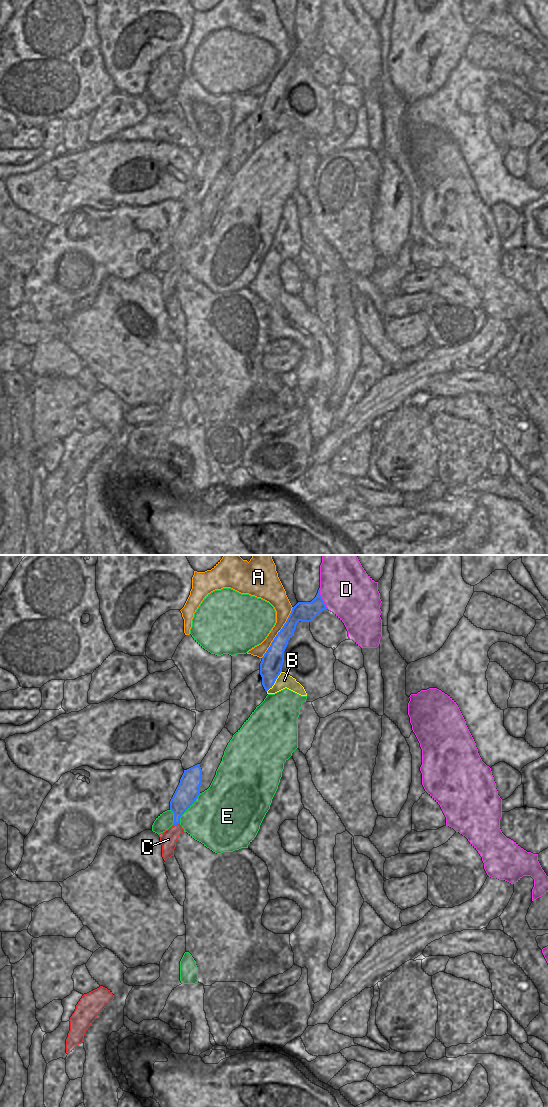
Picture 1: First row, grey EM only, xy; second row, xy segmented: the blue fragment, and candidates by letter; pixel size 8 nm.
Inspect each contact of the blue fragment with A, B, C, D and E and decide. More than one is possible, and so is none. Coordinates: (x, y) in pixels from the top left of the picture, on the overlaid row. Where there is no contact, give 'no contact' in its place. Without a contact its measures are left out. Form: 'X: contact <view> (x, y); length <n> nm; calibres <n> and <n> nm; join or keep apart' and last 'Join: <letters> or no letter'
A: contact xy (279, 632); length 480 nm; calibres 170 and 140 nm; keep apart
B: contact xy (275, 680); length 200 nm; calibres 180 and 120 nm; keep apart
C: contact xy (175, 824); length 80 nm; calibres 180 and 130 nm; join
D: contact xy (321, 598); length 180 nm; calibres 160 and 420 nm; keep apart
E: contact xy (189, 807); length 300 nm; calibres 190 and 460 nm; keep apart
Join: C

